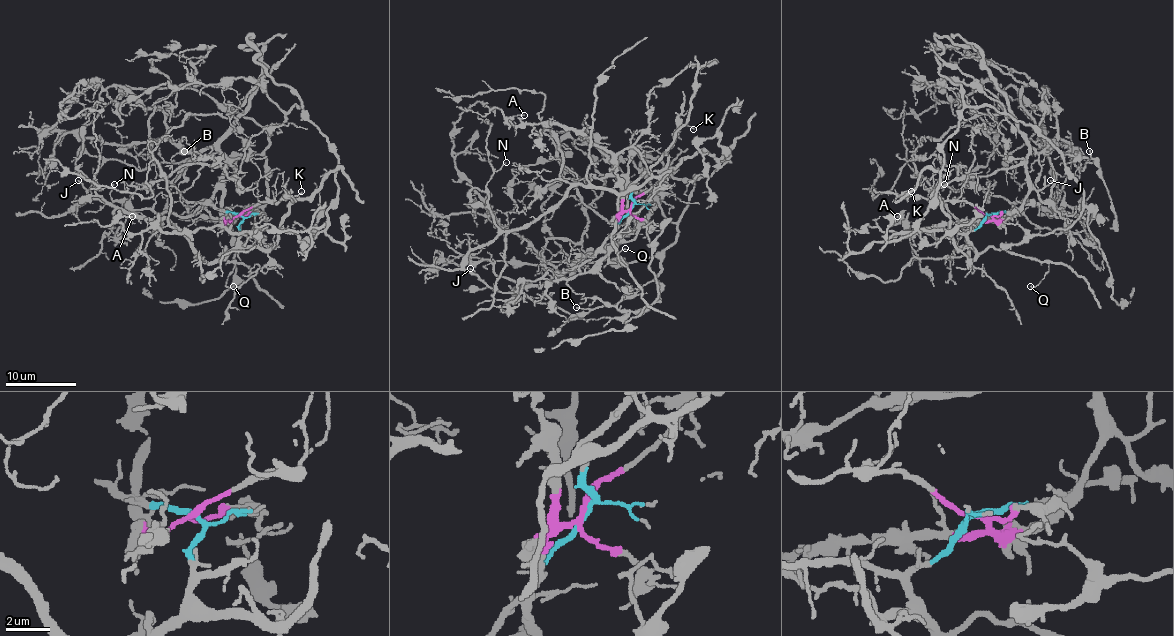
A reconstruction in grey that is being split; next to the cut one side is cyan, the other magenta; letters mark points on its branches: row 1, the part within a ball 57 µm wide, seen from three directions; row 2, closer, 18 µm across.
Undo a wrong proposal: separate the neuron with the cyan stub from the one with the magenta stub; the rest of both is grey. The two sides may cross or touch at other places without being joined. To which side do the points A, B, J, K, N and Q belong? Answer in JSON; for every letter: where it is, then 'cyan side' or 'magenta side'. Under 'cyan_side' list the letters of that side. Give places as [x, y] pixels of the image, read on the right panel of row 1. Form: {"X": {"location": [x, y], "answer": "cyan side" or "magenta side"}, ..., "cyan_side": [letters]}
{"A": {"location": [897, 216], "answer": "magenta side"}, "B": {"location": [1089, 151], "answer": "magenta side"}, "J": {"location": [1050, 180], "answer": "cyan side"}, "K": {"location": [911, 191], "answer": "magenta side"}, "N": {"location": [944, 184], "answer": "cyan side"}, "Q": {"location": [1030, 286], "answer": "cyan side"}, "cyan_side": ["J", "N", "Q"]}

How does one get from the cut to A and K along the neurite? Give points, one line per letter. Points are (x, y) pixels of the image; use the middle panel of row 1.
A: (632, 207), (623, 209), (618, 161), (609, 152), (556, 124), (516, 127), (510, 120), (525, 115)
K: (632, 207), (632, 202), (662, 175), (667, 163), (667, 149), (673, 143), (673, 133), (685, 124), (694, 129)

